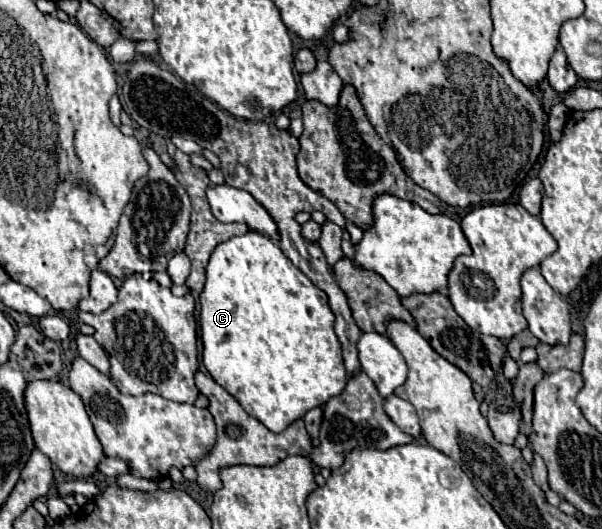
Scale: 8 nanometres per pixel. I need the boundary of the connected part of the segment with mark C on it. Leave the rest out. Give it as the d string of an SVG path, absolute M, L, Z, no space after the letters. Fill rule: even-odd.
M248 230L242 236L234 236L222 244L216 246L216 250L210 256L208 262L208 270L206 270L206 286L200 294L200 330L202 330L202 344L204 344L204 352L202 352L202 362L206 366L206 370L212 374L212 378L224 388L228 390L238 402L240 406L254 418L258 418L268 430L272 432L282 432L286 430L294 420L302 418L308 410L316 408L316 406L324 406L326 400L338 396L338 392L342 392L342 388L346 386L346 368L344 368L344 360L342 360L342 346L340 340L334 334L334 312L328 306L326 294L314 286L286 256L284 252L278 248L276 242L272 242L266 234L256 232L256 230Z

